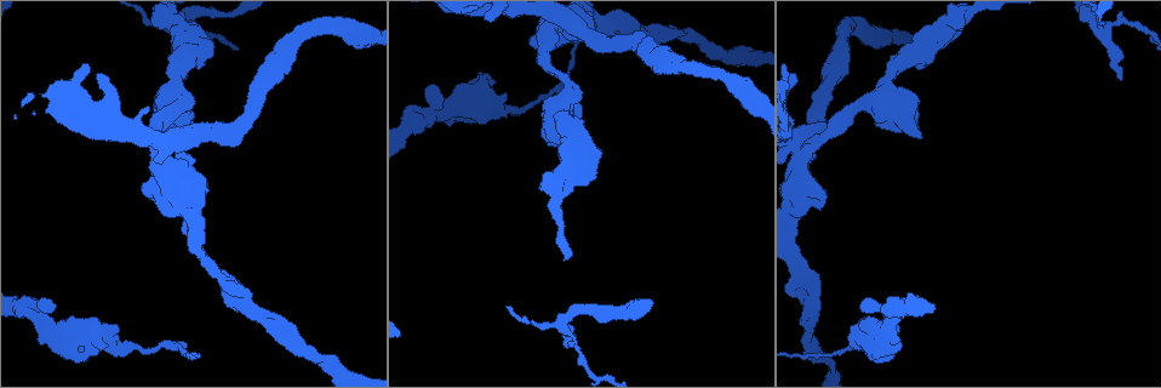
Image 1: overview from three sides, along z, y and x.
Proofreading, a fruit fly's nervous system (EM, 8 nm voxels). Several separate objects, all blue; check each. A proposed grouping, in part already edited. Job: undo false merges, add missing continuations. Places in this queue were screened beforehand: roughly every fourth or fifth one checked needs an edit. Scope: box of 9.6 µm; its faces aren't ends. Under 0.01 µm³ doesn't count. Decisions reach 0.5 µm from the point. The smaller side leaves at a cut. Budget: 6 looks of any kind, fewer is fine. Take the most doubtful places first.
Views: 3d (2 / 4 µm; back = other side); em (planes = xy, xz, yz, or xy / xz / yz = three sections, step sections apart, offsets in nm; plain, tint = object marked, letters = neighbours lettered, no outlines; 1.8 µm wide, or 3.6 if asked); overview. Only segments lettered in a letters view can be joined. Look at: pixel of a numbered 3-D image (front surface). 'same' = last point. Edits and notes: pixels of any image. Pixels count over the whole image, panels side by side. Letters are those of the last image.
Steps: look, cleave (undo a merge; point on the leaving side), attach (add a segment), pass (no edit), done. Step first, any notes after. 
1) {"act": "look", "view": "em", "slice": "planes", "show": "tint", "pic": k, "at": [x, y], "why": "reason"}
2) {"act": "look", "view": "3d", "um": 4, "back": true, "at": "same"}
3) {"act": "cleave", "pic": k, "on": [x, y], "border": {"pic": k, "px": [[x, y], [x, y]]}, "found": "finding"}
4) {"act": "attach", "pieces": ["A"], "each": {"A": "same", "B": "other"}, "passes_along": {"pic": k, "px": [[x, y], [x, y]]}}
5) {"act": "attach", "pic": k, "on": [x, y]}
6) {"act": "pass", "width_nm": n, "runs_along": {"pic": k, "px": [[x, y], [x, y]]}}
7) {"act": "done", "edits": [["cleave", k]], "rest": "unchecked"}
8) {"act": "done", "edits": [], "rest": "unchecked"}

{"act": "look", "view": "em", "slice": "planes", "show": "plain", "pic": 1, "at": [1121, 77], "why": "an open end"}

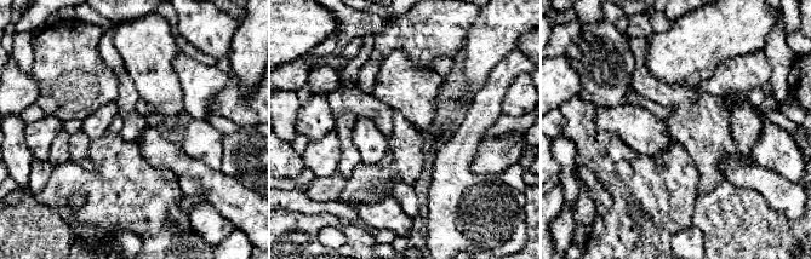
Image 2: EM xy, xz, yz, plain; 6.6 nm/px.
{"act": "look", "view": "em", "slice": "planes", "show": "letters", "at": "same", "why": "what lies round it"}

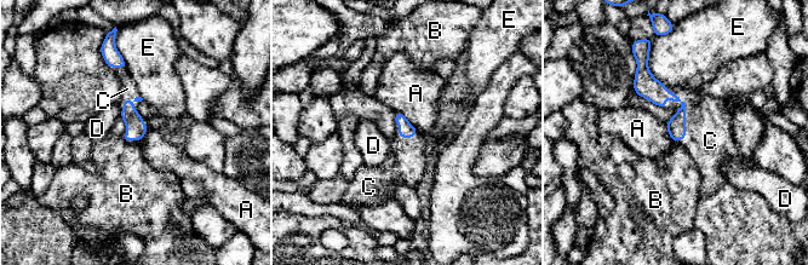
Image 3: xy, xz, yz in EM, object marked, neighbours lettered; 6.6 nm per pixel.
{"act": "attach", "pieces": ["C"], "longest_contact_nm": ["C", 380], "each": {"A": "other", "B": "other", "C": "same", "D": "other", "E": "other"}, "passes_along": {"pic": 3, "px": [[655, 92], [685, 115], [710, 140]]}, "found": "the cell continues"}

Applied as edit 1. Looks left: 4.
{"act": "look", "view": "overview", "why": "redraw"}

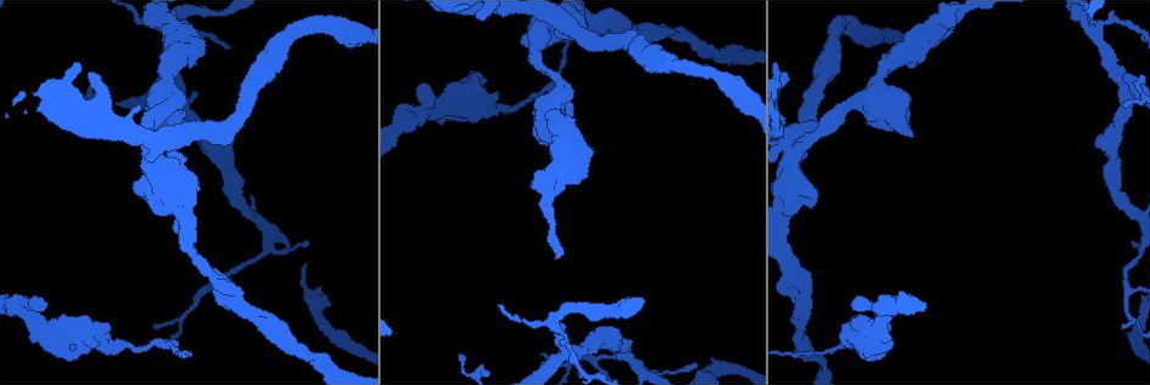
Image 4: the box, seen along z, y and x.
{"act": "look", "view": "3d", "um": 2, "back": true, "pic": 4, "at": [598, 356], "why": "abrupt turn"}

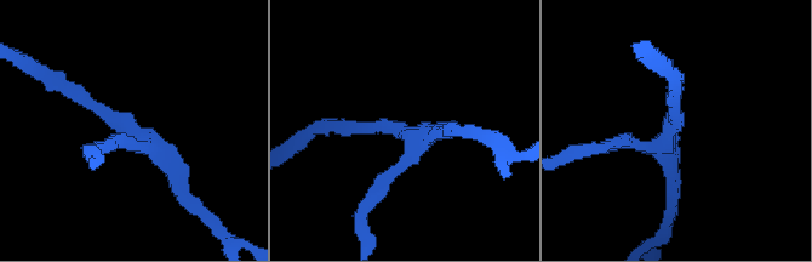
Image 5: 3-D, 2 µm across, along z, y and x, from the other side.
{"act": "look", "view": "em", "um": 3.6, "slice": "xz", "step": 8, "show": "plain", "pic": 5, "at": [134, 127]}

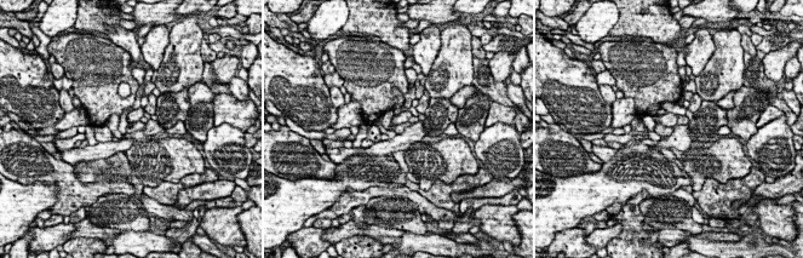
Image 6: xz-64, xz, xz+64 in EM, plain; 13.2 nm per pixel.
{"act": "look", "view": "em", "um": 3.6, "slice": "xz", "step": 8, "show": "letters", "at": "same", "why": "what lies round it"}

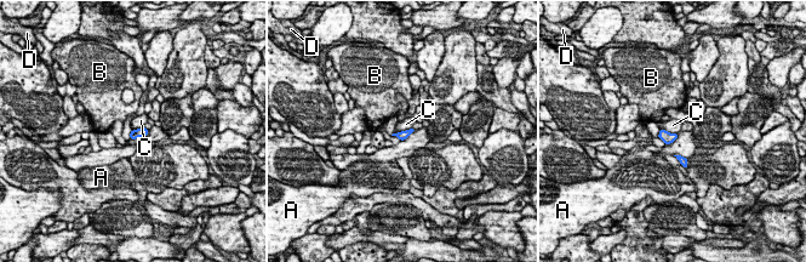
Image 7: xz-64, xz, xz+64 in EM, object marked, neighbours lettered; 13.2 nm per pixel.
{"act": "pass", "longest_contact_nm": ["C", 220], "each": {"A": "other", "B": "other", "C": "other", "D": "other"}, "border": {"pic": 7, "px": [[132, 130], [130, 138]]}, "found": "all the same cell"}

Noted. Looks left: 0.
{"act": "done", "edits": [["attach", 3]], "rest": "unchecked"}

